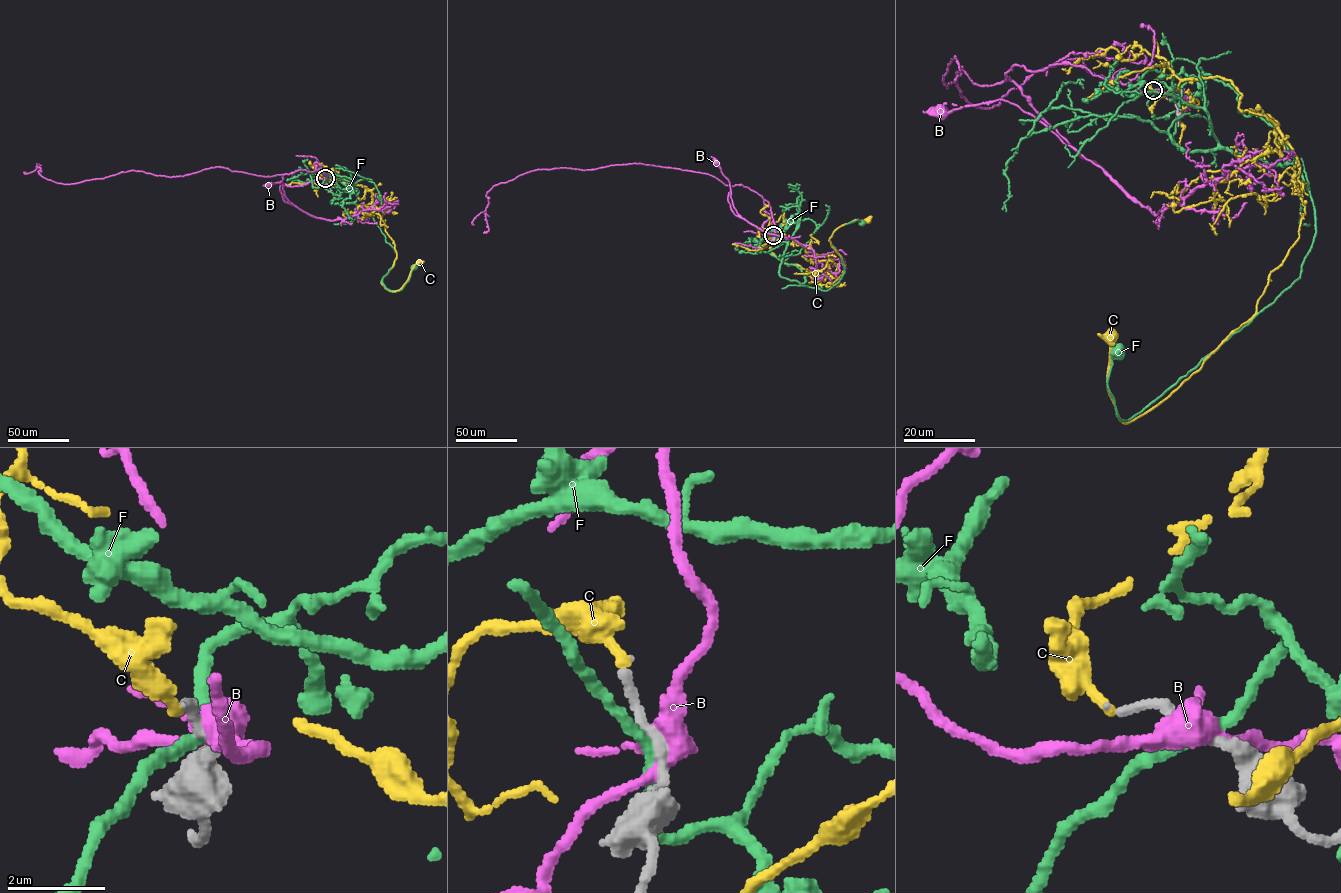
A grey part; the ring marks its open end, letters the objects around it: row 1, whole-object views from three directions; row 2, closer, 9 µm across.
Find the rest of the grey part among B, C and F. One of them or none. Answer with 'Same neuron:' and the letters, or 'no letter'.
Same neuron: C

